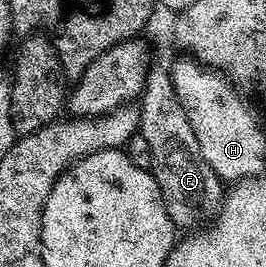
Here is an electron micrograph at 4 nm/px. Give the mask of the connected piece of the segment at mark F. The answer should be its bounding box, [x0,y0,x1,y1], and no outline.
[139,66,223,228]

